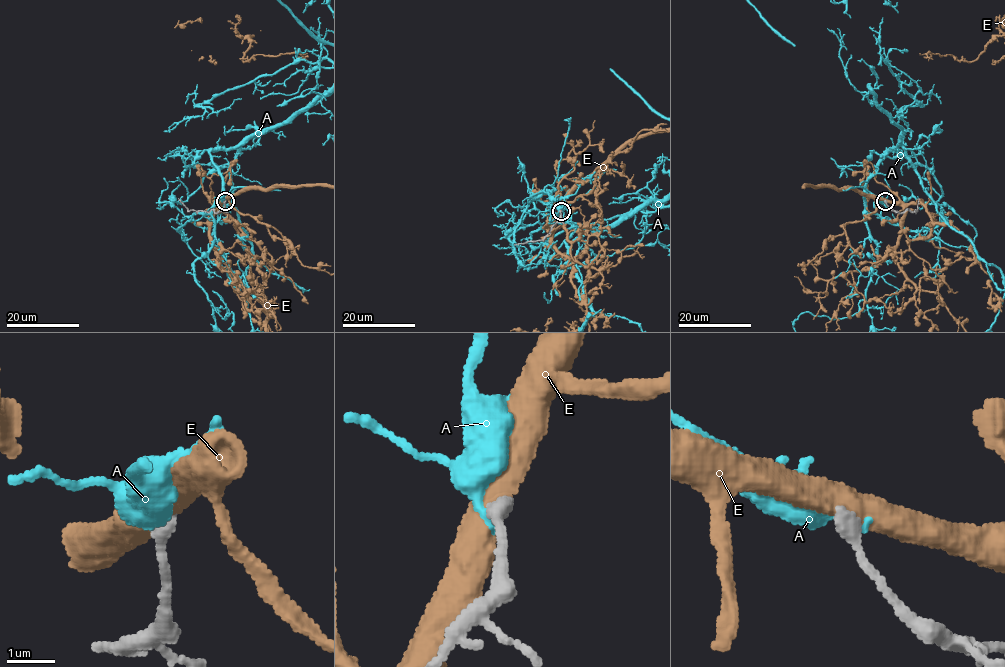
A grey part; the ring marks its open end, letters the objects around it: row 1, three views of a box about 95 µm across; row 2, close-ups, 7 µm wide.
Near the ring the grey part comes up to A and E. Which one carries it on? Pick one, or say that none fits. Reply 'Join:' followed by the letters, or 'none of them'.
Join: none of them

